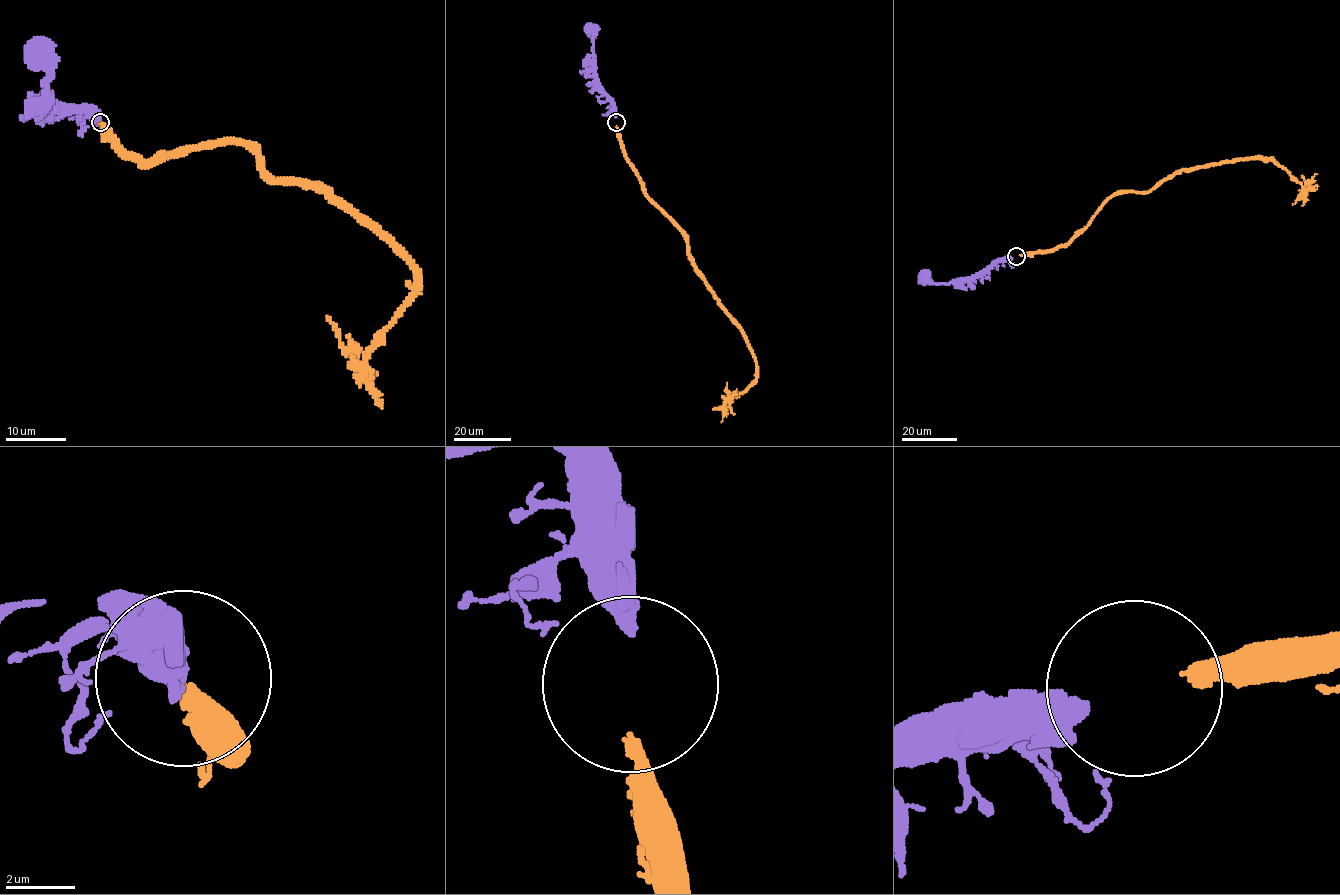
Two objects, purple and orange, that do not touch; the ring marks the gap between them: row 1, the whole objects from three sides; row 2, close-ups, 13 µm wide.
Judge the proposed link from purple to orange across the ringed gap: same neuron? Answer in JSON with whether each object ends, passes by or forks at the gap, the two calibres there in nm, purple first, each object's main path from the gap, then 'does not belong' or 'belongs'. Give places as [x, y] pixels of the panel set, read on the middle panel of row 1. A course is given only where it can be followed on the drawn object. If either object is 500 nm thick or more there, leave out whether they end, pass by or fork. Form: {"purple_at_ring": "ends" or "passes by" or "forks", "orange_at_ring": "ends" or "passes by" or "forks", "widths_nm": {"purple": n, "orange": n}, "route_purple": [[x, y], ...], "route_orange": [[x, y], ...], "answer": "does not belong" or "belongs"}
{"purple_at_ring": "ends", "orange_at_ring": "ends", "widths_nm": {"purple": 480, "orange": 320}, "route_purple": [[616, 118], [615, 104], [603, 90], [596, 73], [594, 31], [591, 32]], "route_orange": [[616, 125], [623, 154], [641, 185], [682, 232], [691, 264], [741, 331], [754, 359], [756, 381], [713, 409]], "answer": "belongs"}

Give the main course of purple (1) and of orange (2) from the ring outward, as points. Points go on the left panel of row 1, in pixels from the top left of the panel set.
1: (99, 121), (97, 108), (89, 105), (55, 105), (52, 93), (46, 92), (45, 69), (37, 63), (40, 52)
2: (100, 123), (139, 165), (245, 145), (268, 181), (326, 192), (411, 264), (418, 289), (363, 361), (327, 315)

